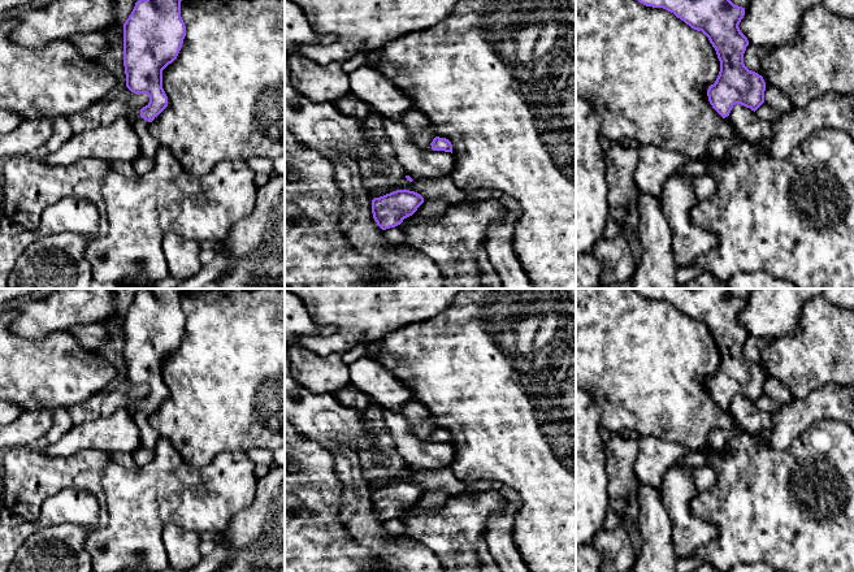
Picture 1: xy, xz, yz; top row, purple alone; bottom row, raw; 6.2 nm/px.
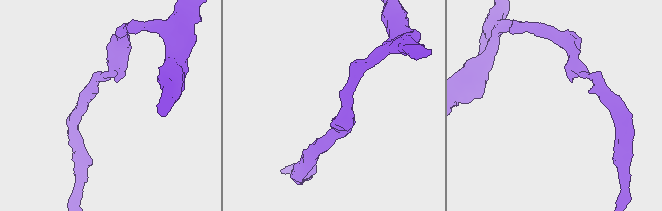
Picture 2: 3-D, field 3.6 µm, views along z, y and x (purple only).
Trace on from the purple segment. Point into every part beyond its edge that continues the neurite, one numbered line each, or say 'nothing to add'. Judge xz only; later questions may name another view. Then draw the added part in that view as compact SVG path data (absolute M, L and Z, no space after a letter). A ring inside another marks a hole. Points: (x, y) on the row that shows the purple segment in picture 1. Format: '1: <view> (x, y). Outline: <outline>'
nothing to add

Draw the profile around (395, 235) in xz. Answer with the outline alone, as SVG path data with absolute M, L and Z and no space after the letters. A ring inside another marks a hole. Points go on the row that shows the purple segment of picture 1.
M403 225L383 230L386 239L393 244L402 244L404 242L406 229Z

